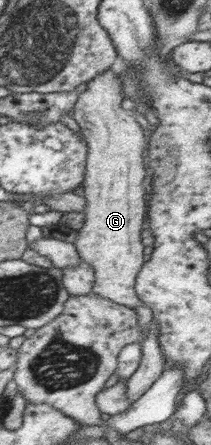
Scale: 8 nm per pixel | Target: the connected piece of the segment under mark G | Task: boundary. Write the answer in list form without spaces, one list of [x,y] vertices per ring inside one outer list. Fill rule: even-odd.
[[[108,68],[105,72],[94,76],[78,92],[73,118],[80,126],[81,133],[87,141],[87,162],[83,184],[79,192],[86,198],[84,225],[77,233],[74,241],[77,252],[82,260],[94,269],[95,282],[93,292],[110,300],[114,304],[122,304],[136,309],[144,303],[135,292],[135,279],[144,265],[145,245],[141,242],[141,231],[146,226],[148,191],[150,187],[146,181],[146,164],[144,151],[147,149],[144,129],[129,110],[122,108],[123,85],[121,77]]]

